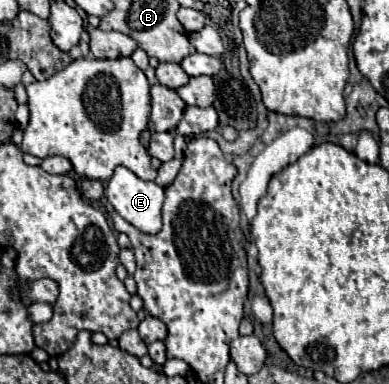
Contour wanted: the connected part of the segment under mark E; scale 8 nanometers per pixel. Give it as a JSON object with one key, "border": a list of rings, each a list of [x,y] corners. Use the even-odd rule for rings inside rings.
{"border":[[[117,166],[113,178],[107,182],[105,198],[113,204],[121,218],[145,234],[161,230],[163,188],[155,182],[145,182],[125,166]]]}

